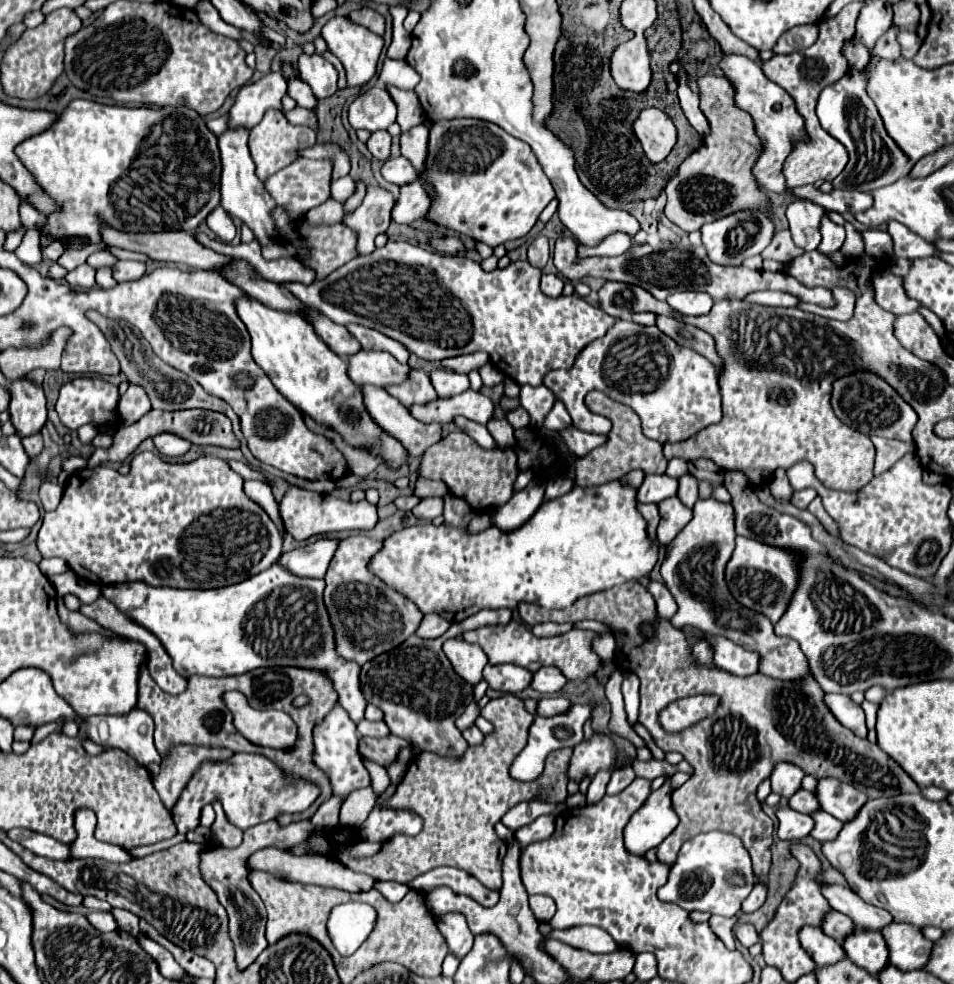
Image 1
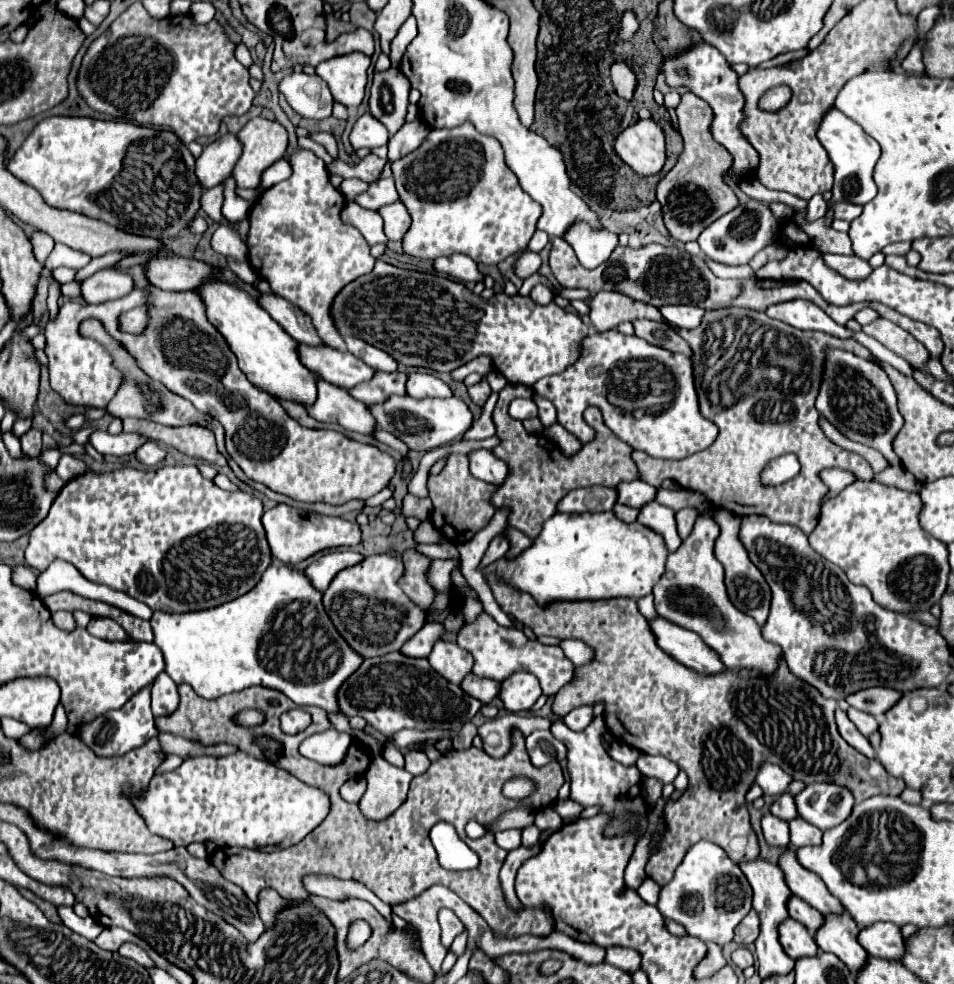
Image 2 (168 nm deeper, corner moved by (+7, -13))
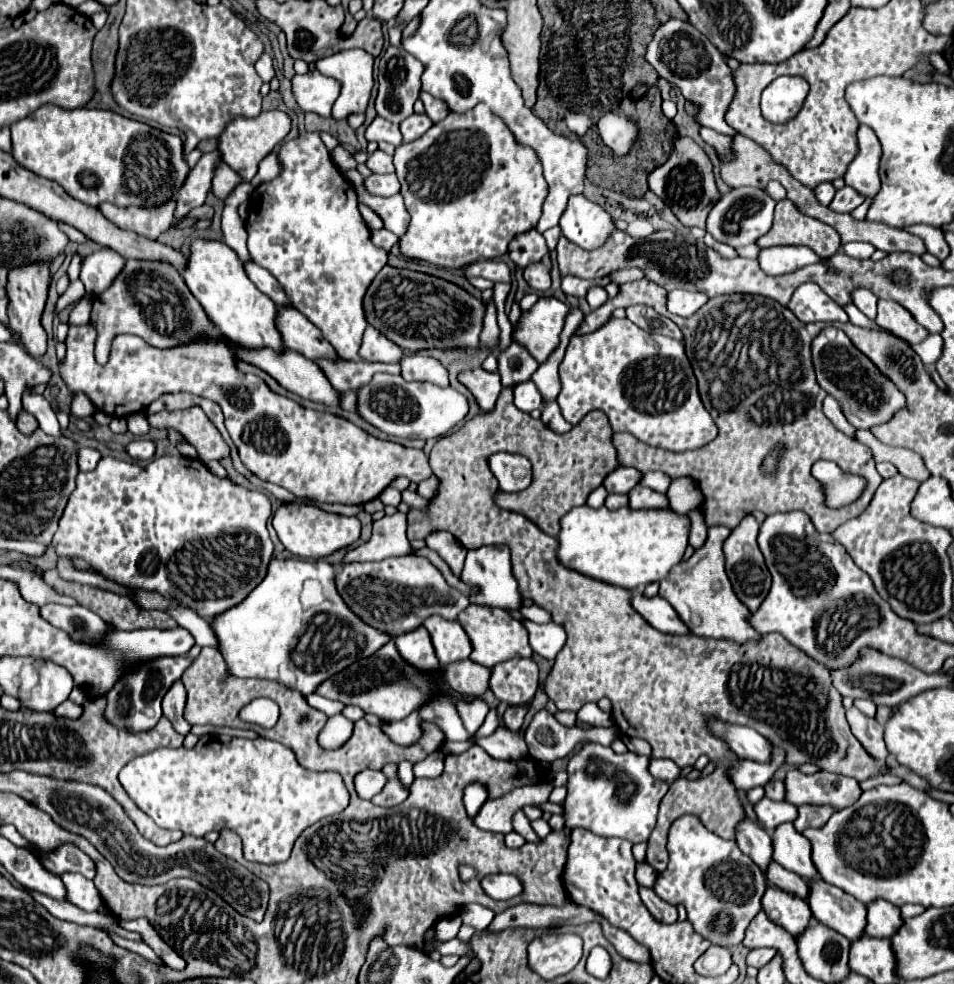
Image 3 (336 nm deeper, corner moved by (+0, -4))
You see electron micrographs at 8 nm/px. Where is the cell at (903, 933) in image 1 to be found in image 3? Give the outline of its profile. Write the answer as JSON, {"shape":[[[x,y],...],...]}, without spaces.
{"shape":[[[879,899],[879,903],[871,903],[871,907],[867,907],[867,927],[865,927],[867,935],[877,939],[883,937],[891,939],[901,925],[903,919],[899,907],[887,903],[885,899]]]}

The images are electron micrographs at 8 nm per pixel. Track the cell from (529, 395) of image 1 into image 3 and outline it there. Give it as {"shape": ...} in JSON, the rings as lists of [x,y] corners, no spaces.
{"shape":[[[525,381],[525,383],[519,383],[513,387],[515,391],[515,405],[525,411],[525,413],[531,413],[533,409],[541,409],[543,407],[543,399],[541,399],[541,393],[537,391],[535,383],[533,381]]]}

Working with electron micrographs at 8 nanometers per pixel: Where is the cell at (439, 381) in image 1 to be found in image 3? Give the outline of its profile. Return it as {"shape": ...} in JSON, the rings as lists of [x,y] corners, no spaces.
{"shape":[[[409,355],[401,361],[401,377],[405,381],[427,381],[439,387],[449,385],[449,373],[447,369],[431,357],[423,355]]]}

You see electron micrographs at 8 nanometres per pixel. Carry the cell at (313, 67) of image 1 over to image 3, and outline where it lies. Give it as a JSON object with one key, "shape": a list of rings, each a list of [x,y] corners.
{"shape":[[[317,69],[307,71],[305,75],[293,77],[293,93],[299,107],[307,113],[317,113],[321,117],[331,117],[331,107],[339,97],[341,83],[333,77],[319,73]]]}

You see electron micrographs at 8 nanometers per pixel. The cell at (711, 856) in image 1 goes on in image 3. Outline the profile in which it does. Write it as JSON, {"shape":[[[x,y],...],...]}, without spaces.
{"shape":[[[683,815],[671,825],[667,851],[669,867],[659,873],[655,893],[671,905],[681,903],[695,931],[713,945],[739,945],[753,915],[761,911],[761,897],[767,889],[759,867],[751,863],[735,841],[711,833],[695,815]]]}

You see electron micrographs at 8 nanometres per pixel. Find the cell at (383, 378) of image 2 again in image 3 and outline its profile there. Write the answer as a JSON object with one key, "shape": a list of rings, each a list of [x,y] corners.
{"shape":[[[319,361],[319,367],[323,367],[327,379],[331,379],[331,385],[337,391],[359,391],[363,385],[367,385],[375,373],[393,373],[401,375],[399,365],[387,365],[387,363],[369,363],[369,361]]]}

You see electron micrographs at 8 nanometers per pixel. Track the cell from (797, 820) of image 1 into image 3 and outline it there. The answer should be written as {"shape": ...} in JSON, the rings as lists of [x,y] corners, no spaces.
{"shape":[[[763,797],[759,803],[755,803],[755,813],[761,821],[761,825],[773,833],[781,823],[793,823],[797,817],[797,807],[783,801],[783,803],[775,803],[767,797]]]}

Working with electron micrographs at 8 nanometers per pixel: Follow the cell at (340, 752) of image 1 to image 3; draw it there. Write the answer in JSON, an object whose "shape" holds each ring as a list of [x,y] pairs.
{"shape":[[[335,715],[335,717],[329,717],[325,727],[321,729],[317,741],[319,741],[319,747],[321,749],[339,749],[343,743],[349,741],[351,733],[353,733],[353,721],[349,721],[347,717],[343,715]]]}

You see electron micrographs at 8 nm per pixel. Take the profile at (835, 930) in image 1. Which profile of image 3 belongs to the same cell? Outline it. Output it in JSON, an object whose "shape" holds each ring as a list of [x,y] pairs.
{"shape":[[[771,863],[769,871],[767,871],[767,877],[779,889],[783,889],[783,891],[787,891],[787,893],[791,893],[791,895],[795,895],[795,897],[799,897],[803,901],[807,901],[807,897],[809,897],[809,885],[799,875],[791,873],[791,871],[783,869],[783,867],[779,867],[779,863]]]}

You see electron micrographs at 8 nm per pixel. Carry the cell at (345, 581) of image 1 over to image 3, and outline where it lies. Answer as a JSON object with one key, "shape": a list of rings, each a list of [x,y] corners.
{"shape":[[[421,555],[389,557],[377,563],[347,563],[337,571],[335,581],[347,607],[363,619],[363,623],[391,637],[417,629],[431,615],[455,619],[459,611],[469,605],[469,599],[449,587],[439,569]]]}

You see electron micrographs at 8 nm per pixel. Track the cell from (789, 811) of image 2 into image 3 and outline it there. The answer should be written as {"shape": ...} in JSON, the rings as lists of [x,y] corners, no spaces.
{"shape":[[[769,781],[769,783],[765,785],[765,795],[767,795],[769,799],[773,799],[773,801],[785,801],[787,791],[785,791],[783,781]]]}

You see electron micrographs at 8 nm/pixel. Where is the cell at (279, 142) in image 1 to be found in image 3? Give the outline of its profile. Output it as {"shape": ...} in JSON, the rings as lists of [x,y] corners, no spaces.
{"shape":[[[275,109],[275,111],[261,111],[257,117],[235,117],[225,131],[219,135],[219,149],[223,155],[223,161],[237,171],[245,181],[251,181],[257,173],[257,165],[263,157],[267,157],[289,133],[291,119],[287,113]]]}

